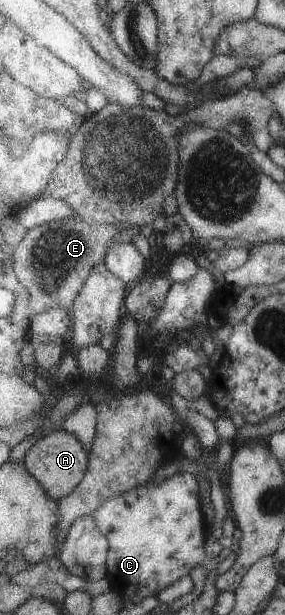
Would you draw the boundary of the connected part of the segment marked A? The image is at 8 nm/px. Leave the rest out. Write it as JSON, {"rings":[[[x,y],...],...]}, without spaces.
{"rings":[[[58,428],[40,438],[27,452],[25,466],[43,483],[47,492],[60,501],[83,482],[91,467],[91,454],[83,441],[71,431]]]}

